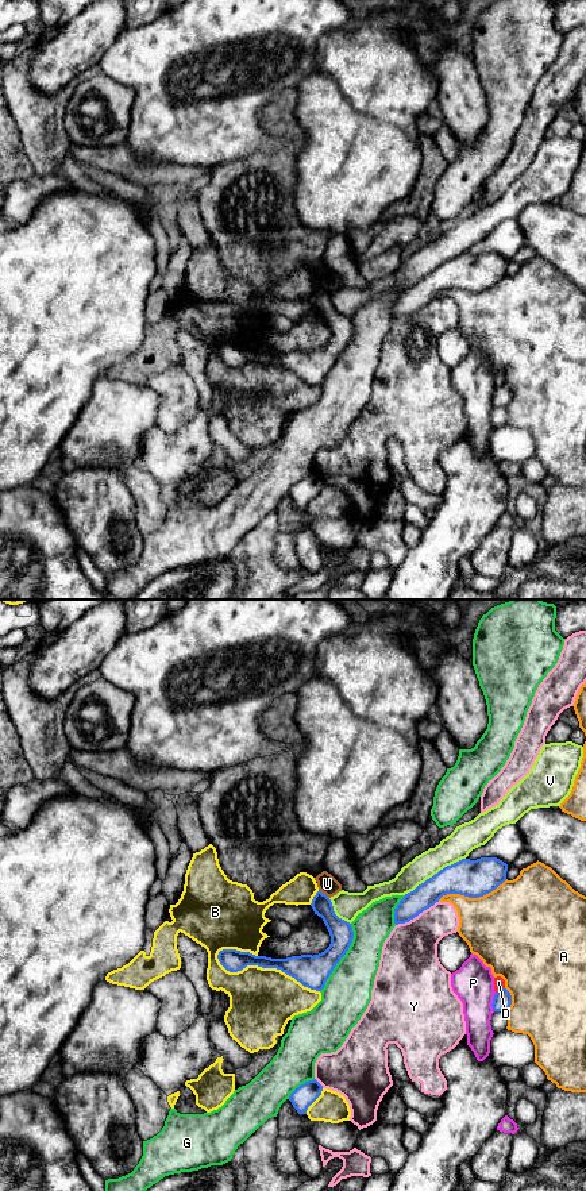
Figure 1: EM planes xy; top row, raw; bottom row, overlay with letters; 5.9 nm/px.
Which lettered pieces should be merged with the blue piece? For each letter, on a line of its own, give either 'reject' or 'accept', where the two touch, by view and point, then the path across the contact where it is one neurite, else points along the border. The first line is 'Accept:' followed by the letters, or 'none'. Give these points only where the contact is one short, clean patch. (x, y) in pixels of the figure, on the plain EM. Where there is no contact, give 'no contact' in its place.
Accept: none
A: reject | xy (471, 292)
B: reject | xy (266, 362)
D: reject | xy (501, 385)
G: reject | xy (342, 351)
P: reject | xy (493, 397)
U: reject | xy (324, 289) | along xy (319, 284), (328, 293)
V: reject | xy (435, 269)
Y: reject | xy (417, 309)

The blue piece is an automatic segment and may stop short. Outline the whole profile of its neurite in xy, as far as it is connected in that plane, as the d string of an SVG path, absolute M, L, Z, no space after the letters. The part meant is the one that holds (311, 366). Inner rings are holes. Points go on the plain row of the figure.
M320 285L313 292L311 301L315 309L323 313L331 331L331 339L324 347L313 351L271 354L236 344L223 344L217 350L220 359L230 367L242 366L247 361L277 363L294 373L304 382L321 386L334 363L348 346L354 327L350 317L335 309L331 294Z

